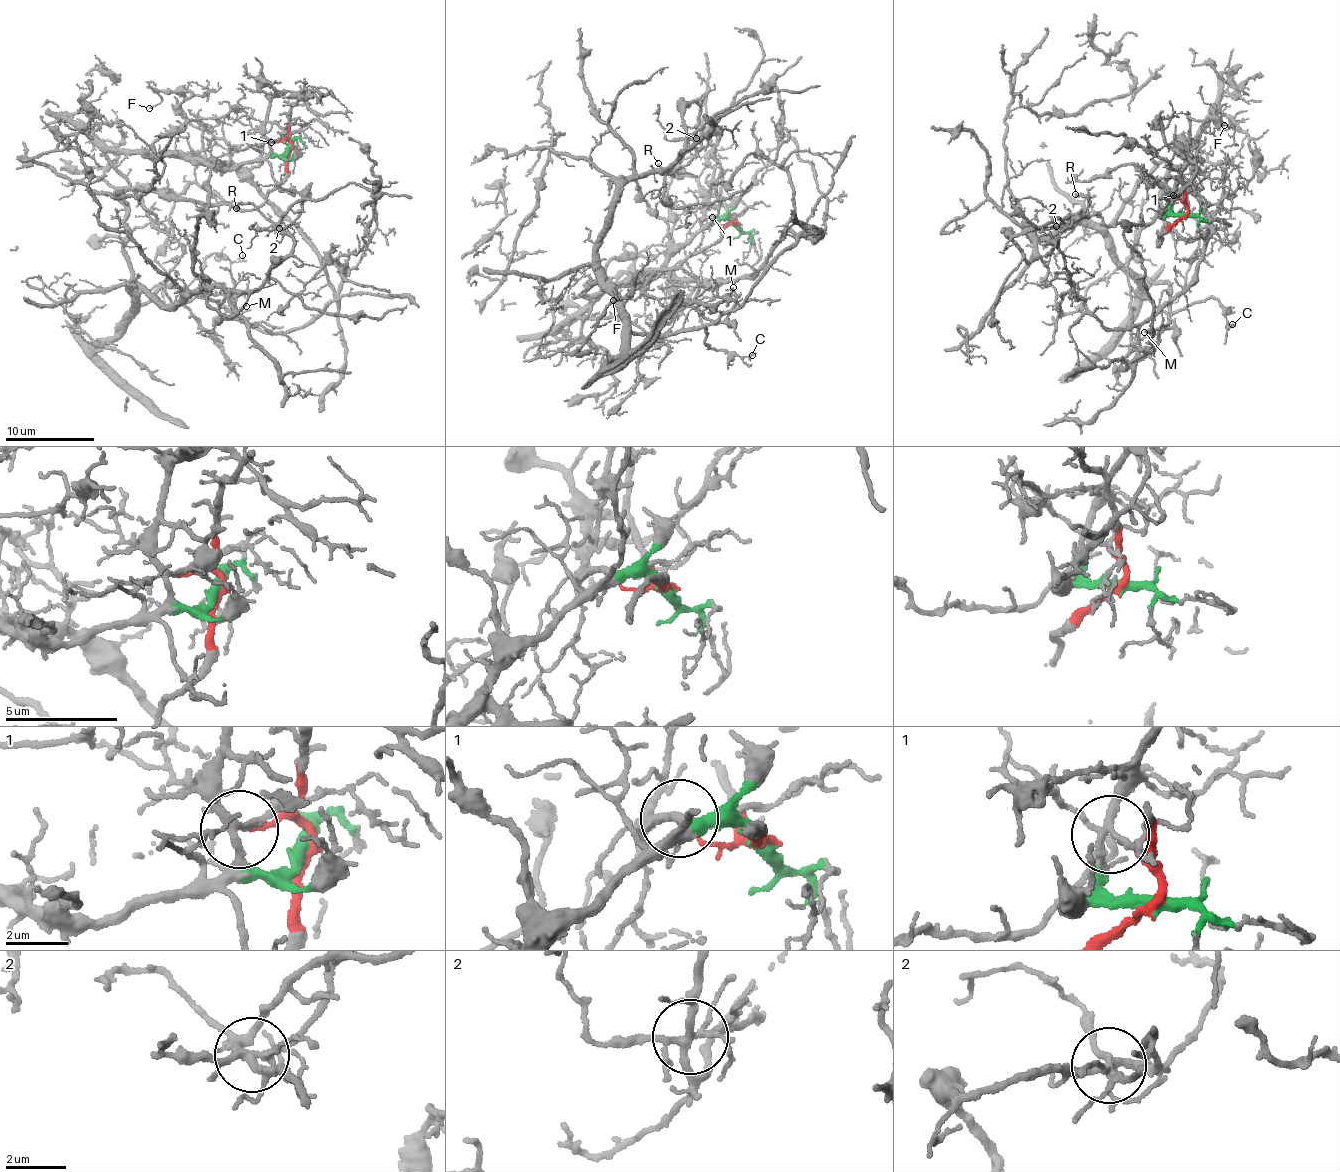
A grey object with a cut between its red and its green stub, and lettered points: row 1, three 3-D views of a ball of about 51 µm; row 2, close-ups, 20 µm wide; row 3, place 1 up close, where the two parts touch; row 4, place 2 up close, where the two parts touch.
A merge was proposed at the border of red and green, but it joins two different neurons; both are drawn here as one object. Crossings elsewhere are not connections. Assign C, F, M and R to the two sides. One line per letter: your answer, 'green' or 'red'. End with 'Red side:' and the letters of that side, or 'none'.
C: red
F: green
M: red
R: red
Red side: C, M, R

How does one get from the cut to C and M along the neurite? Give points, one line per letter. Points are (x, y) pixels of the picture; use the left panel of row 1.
C: (291, 146), (282, 182), (250, 210), (119, 190), (134, 310), (160, 288), (204, 296), (207, 258), (243, 255)
M: (291, 146), (282, 182), (250, 210), (116, 195), (130, 309), (177, 285), (233, 311), (247, 305)

